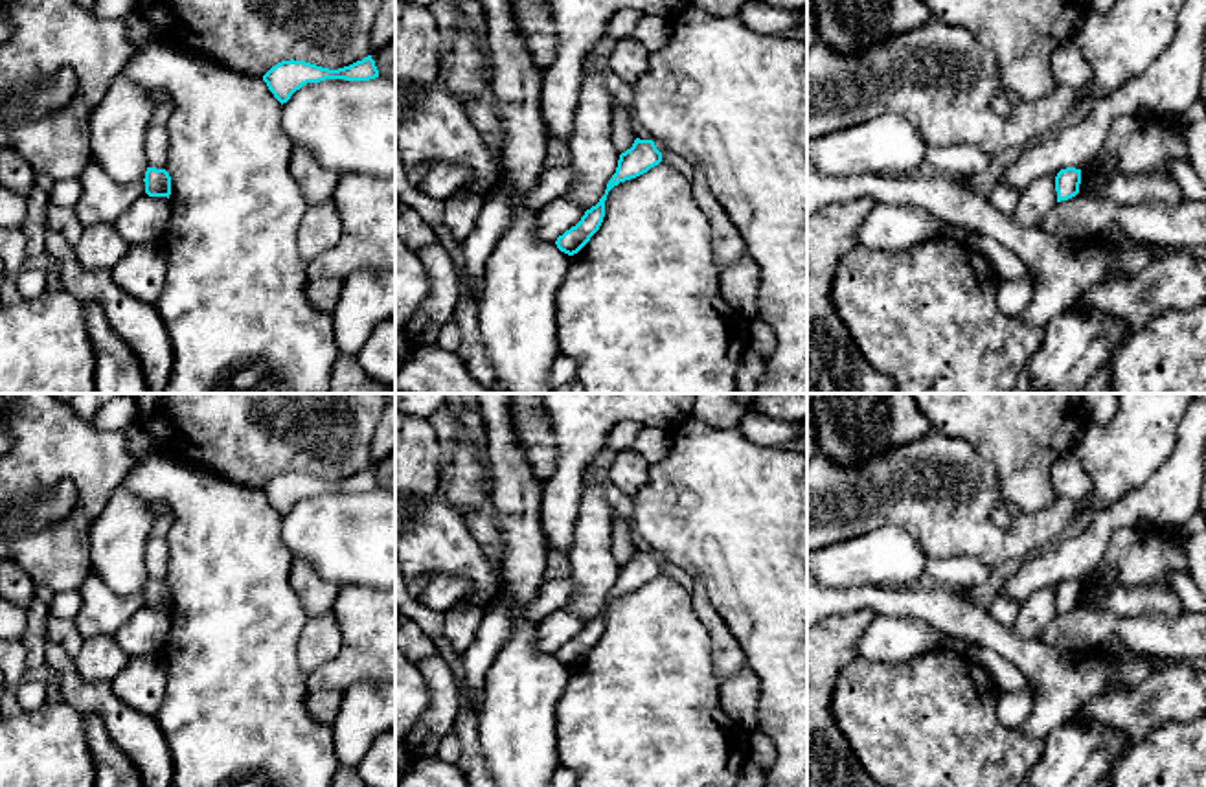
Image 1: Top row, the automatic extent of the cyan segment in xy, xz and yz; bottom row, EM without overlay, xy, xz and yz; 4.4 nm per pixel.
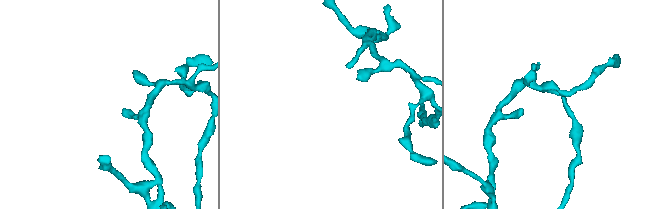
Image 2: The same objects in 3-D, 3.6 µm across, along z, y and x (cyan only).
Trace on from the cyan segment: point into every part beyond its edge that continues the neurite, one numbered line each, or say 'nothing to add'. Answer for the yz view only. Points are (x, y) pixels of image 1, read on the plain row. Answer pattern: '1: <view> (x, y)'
1: yz (1083, 629)

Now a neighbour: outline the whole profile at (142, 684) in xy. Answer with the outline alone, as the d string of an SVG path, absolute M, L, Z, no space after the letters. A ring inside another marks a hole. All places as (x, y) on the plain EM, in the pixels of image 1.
M162 653L134 656L110 684L119 701L154 717L165 695L165 671Z

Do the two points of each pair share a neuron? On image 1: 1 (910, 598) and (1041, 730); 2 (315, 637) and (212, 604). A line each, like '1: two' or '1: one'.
1: one
2: two

